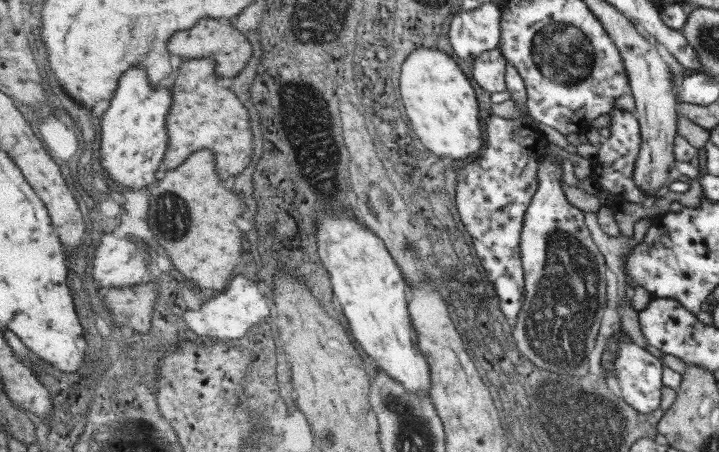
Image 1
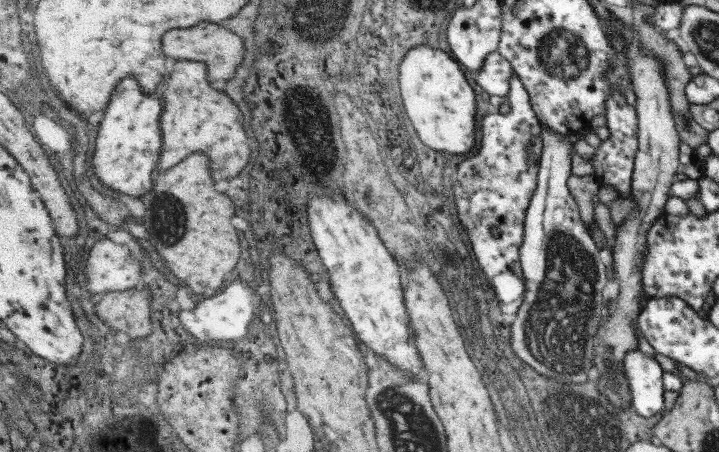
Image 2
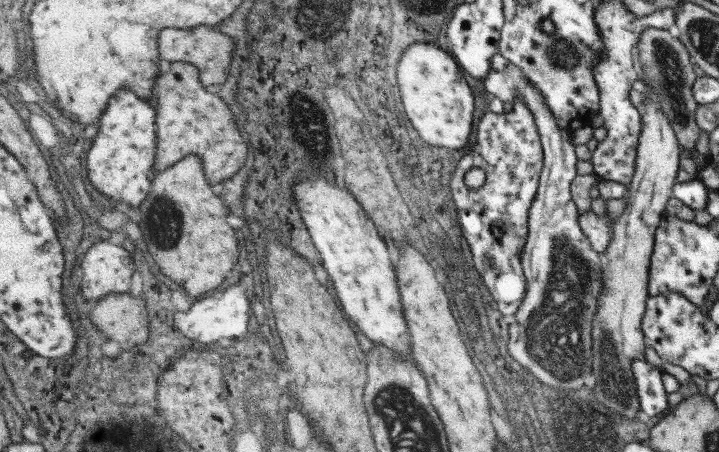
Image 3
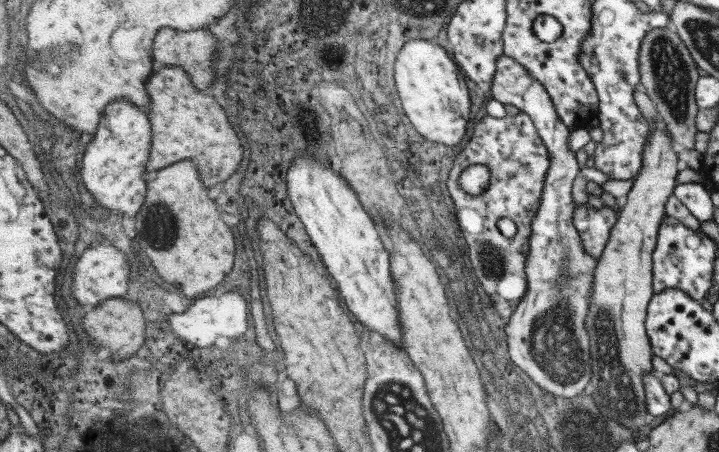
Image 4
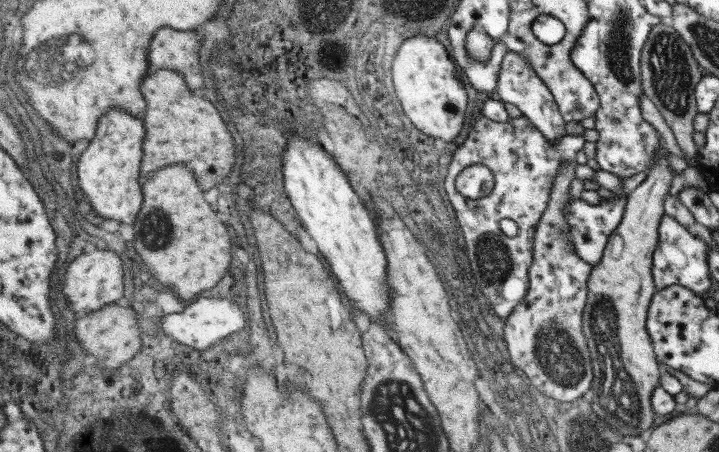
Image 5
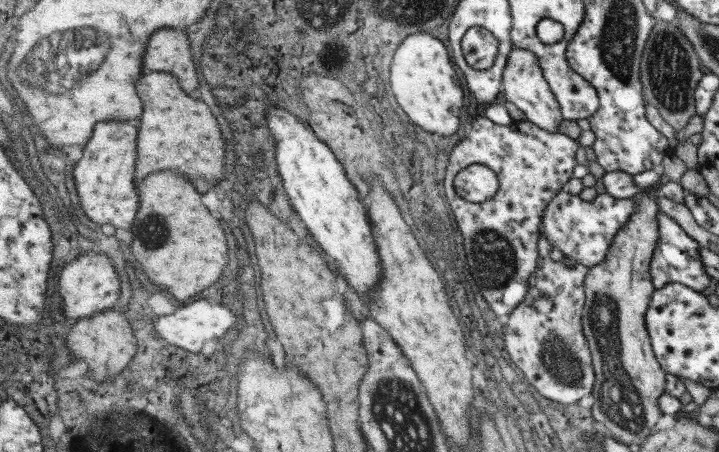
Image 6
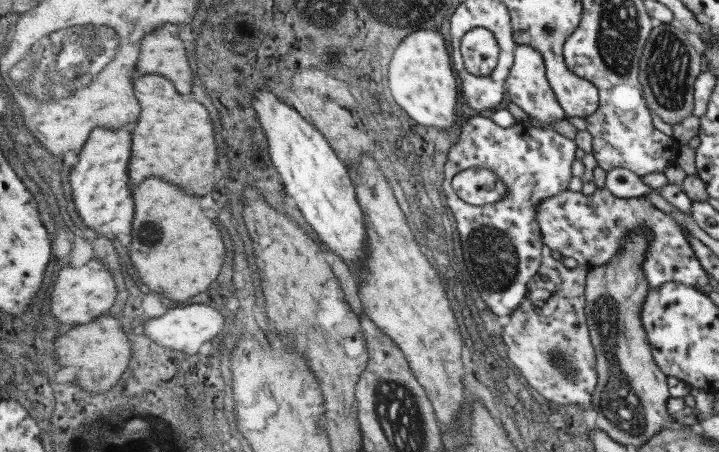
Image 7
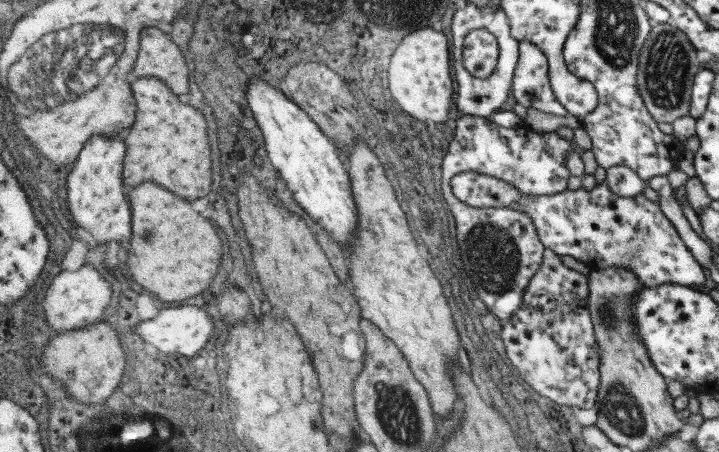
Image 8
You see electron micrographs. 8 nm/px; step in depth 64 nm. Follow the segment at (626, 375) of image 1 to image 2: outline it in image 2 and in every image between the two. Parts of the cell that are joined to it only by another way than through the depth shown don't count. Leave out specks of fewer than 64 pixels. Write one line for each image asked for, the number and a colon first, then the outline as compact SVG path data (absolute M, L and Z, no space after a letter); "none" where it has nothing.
2: M631 350L623 358L623 368L631 390L631 410L643 418L663 412L663 370L655 358L647 358L639 350Z

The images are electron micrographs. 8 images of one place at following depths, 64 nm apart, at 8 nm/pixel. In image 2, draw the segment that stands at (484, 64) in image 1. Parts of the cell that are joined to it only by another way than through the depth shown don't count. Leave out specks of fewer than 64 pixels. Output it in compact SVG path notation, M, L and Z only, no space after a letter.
M495 50L491 52L481 70L475 76L475 82L489 94L489 96L509 96L509 86L511 86L511 76L513 76L511 64Z

